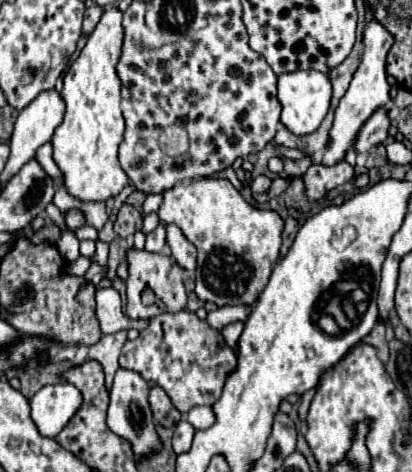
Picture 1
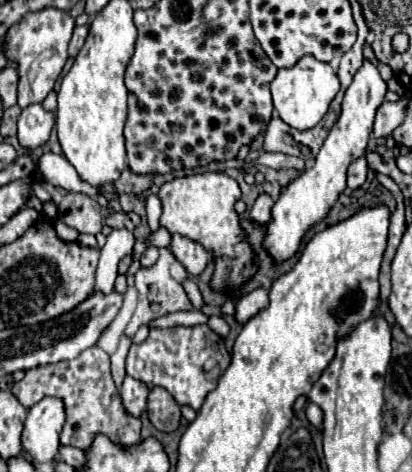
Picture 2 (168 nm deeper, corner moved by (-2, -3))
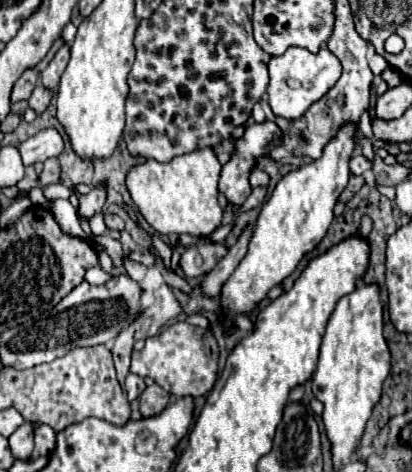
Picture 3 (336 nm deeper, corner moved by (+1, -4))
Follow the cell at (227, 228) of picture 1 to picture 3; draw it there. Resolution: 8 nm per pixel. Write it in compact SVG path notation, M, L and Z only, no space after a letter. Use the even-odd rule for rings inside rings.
M203 148L177 156L167 164L147 160L145 164L131 168L127 174L127 188L133 204L159 234L187 232L193 236L205 236L217 230L223 220L223 208L217 202L219 172L221 164L217 156L211 148Z

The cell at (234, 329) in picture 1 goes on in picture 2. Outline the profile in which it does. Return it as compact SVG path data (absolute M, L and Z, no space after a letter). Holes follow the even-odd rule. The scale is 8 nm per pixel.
M210 315L206 325L212 327L212 331L216 331L220 337L226 337L226 335L230 333L230 327L228 327L228 323L224 321L224 317L218 317L218 315Z

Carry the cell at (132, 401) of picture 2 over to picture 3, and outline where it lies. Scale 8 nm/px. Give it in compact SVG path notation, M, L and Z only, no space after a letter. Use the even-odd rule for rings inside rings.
M129 374L127 378L125 378L125 392L127 392L127 398L133 402L133 400L137 400L139 398L139 394L145 390L145 382L143 382L143 378L141 376L137 376L137 374Z

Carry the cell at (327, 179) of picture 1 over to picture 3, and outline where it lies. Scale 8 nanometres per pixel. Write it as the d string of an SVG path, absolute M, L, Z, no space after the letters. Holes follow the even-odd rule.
M355 154L355 156L353 156L353 160L351 160L351 164L349 164L349 168L351 168L351 174L361 176L363 172L371 170L371 162L369 162L363 154Z

